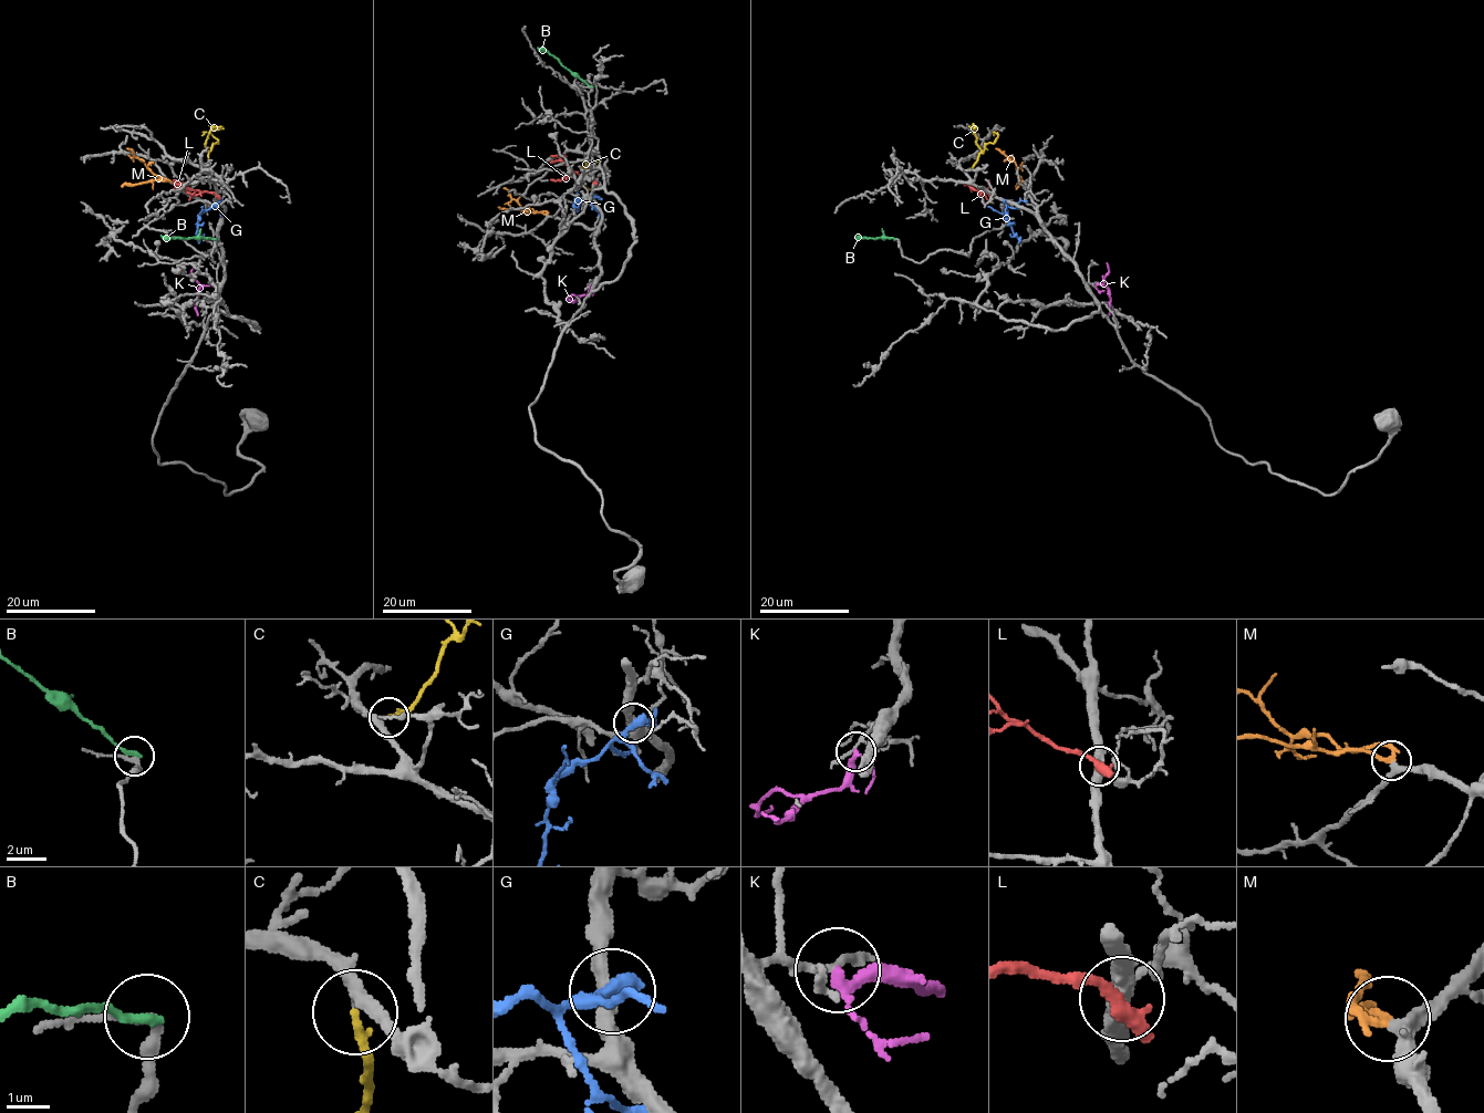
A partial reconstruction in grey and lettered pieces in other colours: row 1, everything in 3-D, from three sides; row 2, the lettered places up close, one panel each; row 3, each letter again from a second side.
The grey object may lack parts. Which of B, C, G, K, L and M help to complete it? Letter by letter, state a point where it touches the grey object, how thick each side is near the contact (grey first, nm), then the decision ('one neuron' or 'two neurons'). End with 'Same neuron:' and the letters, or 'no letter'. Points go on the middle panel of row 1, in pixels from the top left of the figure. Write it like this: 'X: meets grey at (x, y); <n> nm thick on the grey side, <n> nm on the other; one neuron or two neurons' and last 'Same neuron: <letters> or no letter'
B: meets grey at (591, 86); 200 nm thick on the grey side, 220 nm on the other; two neurons
C: meets grey at (584, 158); 280 nm thick on the grey side, 200 nm on the other; one neuron
G: meets grey at (594, 196); 360 nm thick on the grey side, 320 nm on the other; two neurons
K: meets grey at (590, 285); 130 nm thick on the grey side, 240 nm on the other; two neurons
L: meets grey at (593, 181); 320 nm thick on the grey side, 320 nm on the other; two neurons
M: meets grey at (547, 215); 320 nm thick on the grey side, 240 nm on the other; one neuron
Same neuron: C, M

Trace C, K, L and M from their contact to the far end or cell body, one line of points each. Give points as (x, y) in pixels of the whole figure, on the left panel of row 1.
C: (208, 169), (208, 153), (218, 142), (206, 132), (201, 135)
K: (214, 283), (199, 289), (195, 303), (198, 315)
L: (217, 194), (183, 186), (176, 188), (176, 185)
M: (170, 180), (159, 177), (126, 148)

